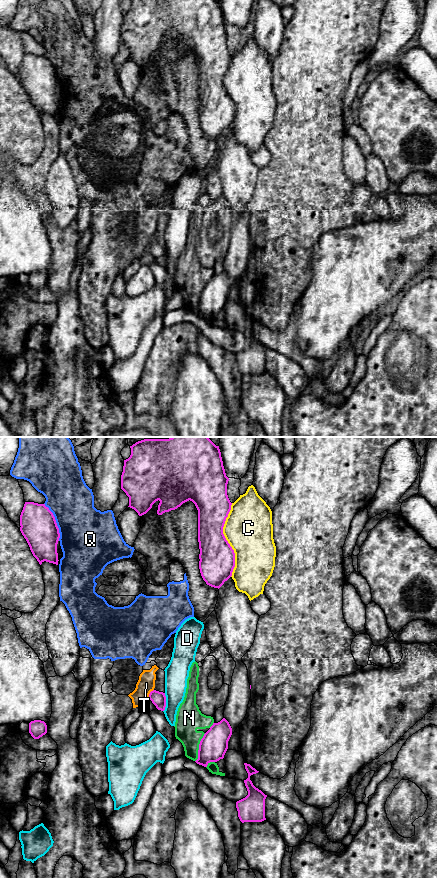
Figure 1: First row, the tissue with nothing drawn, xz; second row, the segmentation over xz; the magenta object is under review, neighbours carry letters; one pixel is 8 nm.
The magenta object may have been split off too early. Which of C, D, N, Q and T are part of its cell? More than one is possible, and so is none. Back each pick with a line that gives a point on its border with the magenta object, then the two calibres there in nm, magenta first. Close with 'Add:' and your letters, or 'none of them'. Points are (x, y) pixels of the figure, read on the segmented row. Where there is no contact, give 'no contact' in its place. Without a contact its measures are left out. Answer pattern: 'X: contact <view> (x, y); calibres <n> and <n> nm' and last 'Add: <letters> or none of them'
Add: none of them

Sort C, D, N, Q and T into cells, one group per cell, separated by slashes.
C / D / N / Q T

